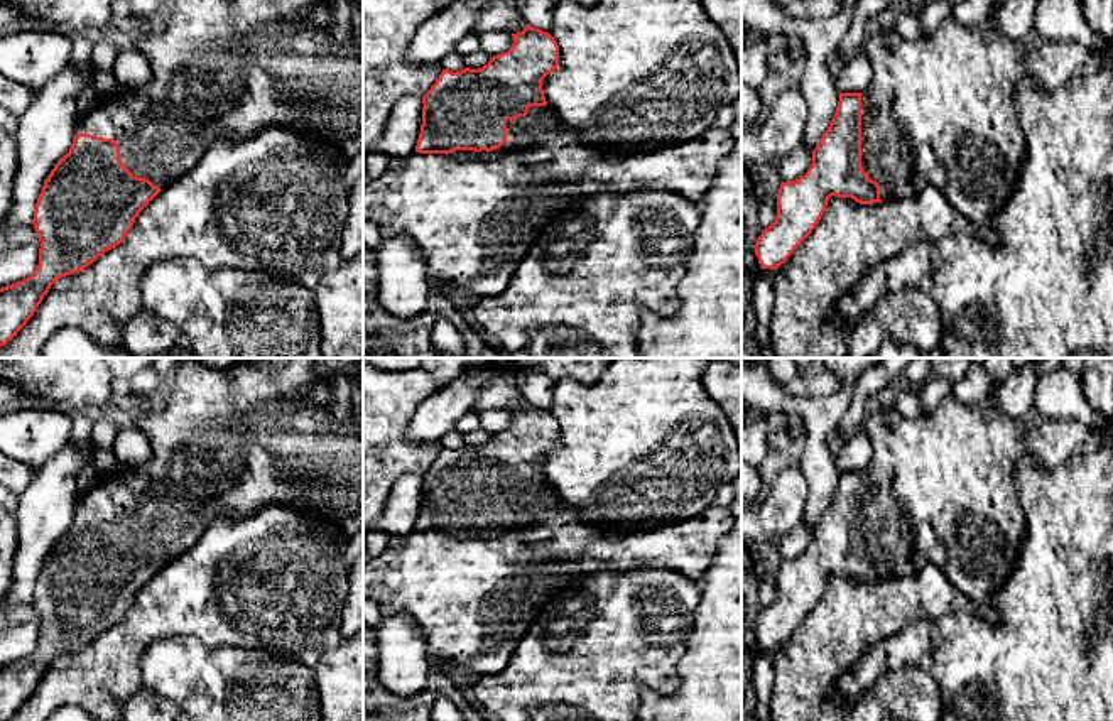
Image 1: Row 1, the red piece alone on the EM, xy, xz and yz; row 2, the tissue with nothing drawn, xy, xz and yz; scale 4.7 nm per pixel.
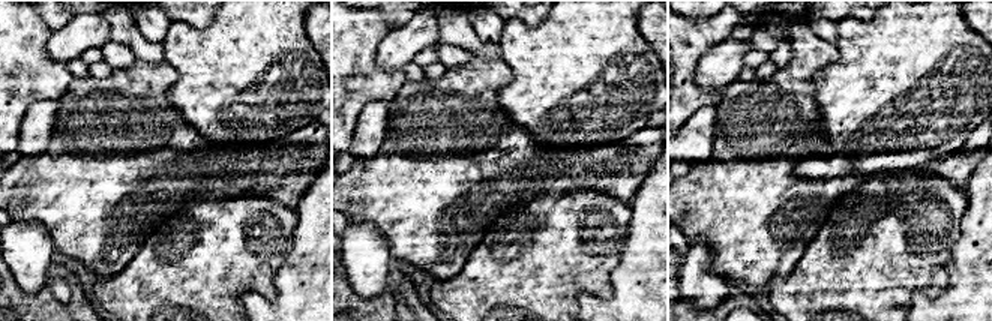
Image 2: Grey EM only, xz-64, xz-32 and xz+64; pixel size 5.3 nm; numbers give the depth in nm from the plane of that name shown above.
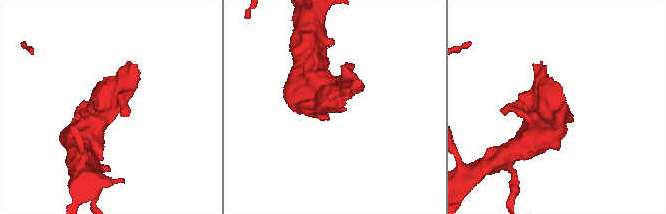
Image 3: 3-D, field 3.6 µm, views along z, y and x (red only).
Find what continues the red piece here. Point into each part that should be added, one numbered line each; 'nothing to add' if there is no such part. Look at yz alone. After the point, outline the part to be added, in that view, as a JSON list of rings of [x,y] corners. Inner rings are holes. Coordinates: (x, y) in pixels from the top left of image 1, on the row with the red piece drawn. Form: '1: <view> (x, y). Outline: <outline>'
1: yz (939, 110). Outline: [[[996,7],[986,20],[975,27],[963,25],[949,15],[941,22],[932,37],[919,35],[914,41],[904,39],[895,29],[880,30],[875,25],[870,29],[861,49],[873,64],[873,78],[861,91],[861,169],[868,174],[868,179],[878,182],[882,201],[917,198],[924,187],[934,186],[966,220],[980,228],[988,228],[991,218],[1008,203],[1023,164],[1023,135],[1015,113],[1017,83],[1030,76],[1037,79],[1039,89],[1056,89],[1074,76],[1089,74],[1098,69],[1098,59],[1093,51],[1074,41],[1052,41],[1039,34],[1034,42],[1022,39],[1015,44],[1002,37],[995,20],[995,10]]]

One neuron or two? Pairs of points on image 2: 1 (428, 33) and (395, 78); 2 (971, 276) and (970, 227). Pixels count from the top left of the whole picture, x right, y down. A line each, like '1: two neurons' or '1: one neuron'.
1: two neurons
2: one neuron

